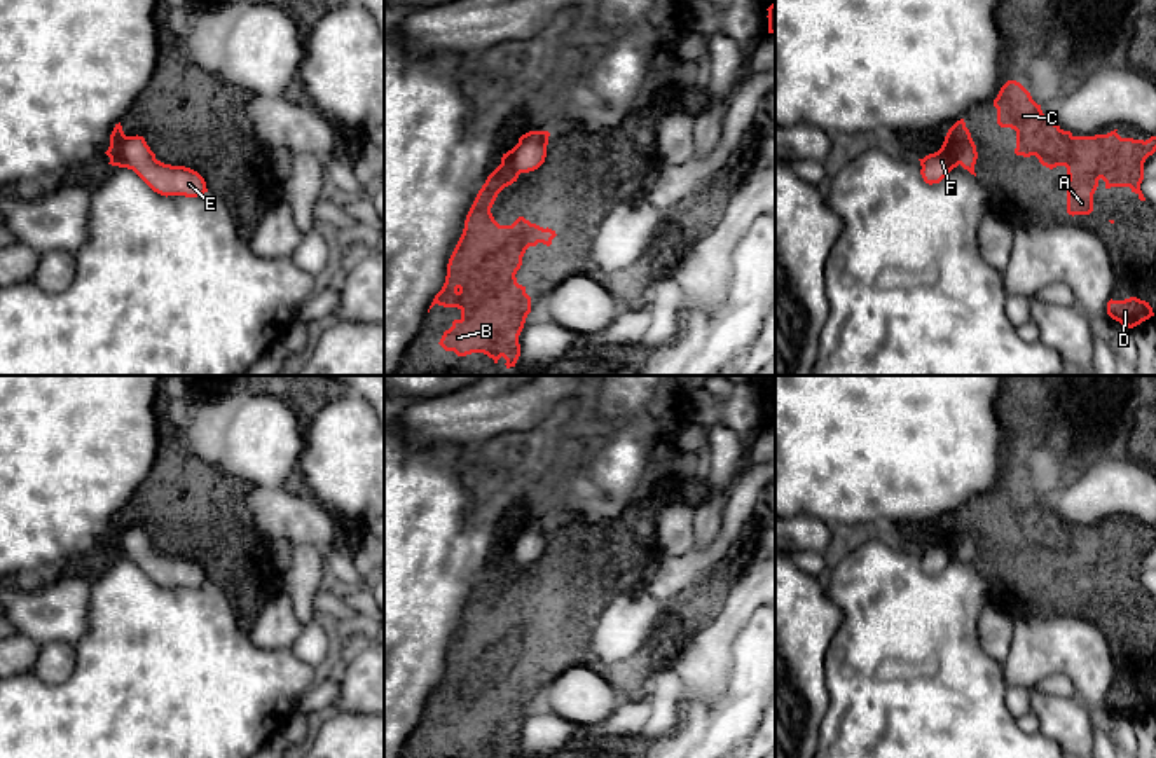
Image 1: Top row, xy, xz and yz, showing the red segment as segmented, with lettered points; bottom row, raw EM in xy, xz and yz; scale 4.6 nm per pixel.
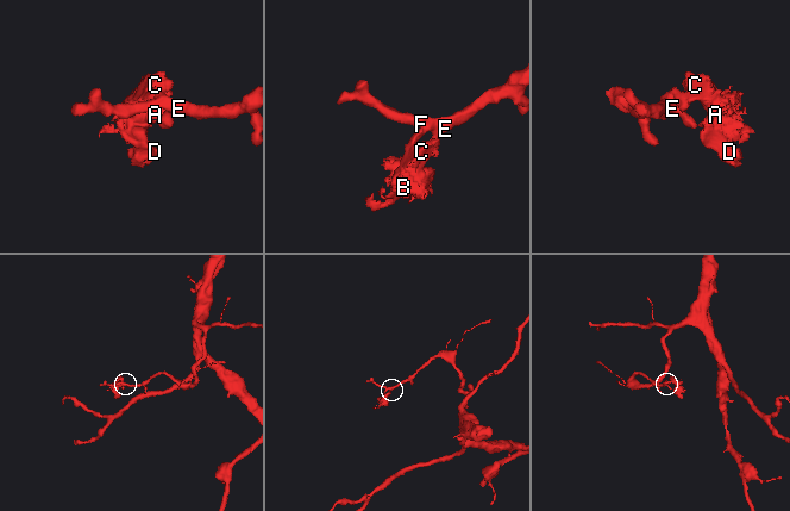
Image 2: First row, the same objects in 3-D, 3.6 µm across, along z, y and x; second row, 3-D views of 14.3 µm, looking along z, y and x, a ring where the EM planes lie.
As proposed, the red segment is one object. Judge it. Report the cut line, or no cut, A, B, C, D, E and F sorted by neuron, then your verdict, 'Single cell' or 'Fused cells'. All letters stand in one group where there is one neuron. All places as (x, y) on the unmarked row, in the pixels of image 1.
Split along yz (947, 526), (957, 538), (959, 554). Groups: A B C D / E F. Fused cells

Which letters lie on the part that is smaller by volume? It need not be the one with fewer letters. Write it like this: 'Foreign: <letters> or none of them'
Foreign: A, B, C, D

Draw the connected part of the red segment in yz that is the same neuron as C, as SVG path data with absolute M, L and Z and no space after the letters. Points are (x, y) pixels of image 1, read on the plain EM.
M1008 472L997 489L997 515L1016 522L1016 547L1036 547L1049 561L1067 559L1067 604L1090 606L1098 571L1105 580L1130 578L1146 592L1140 575L1144 554L1156 543L1156 527L1149 531L1107 526L1074 527L1046 508L1030 484L1016 472Z

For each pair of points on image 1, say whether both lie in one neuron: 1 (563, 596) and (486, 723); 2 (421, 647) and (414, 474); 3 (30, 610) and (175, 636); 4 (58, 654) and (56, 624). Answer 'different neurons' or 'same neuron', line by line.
1: same neuron
2: same neuron
3: different neurons
4: different neurons

